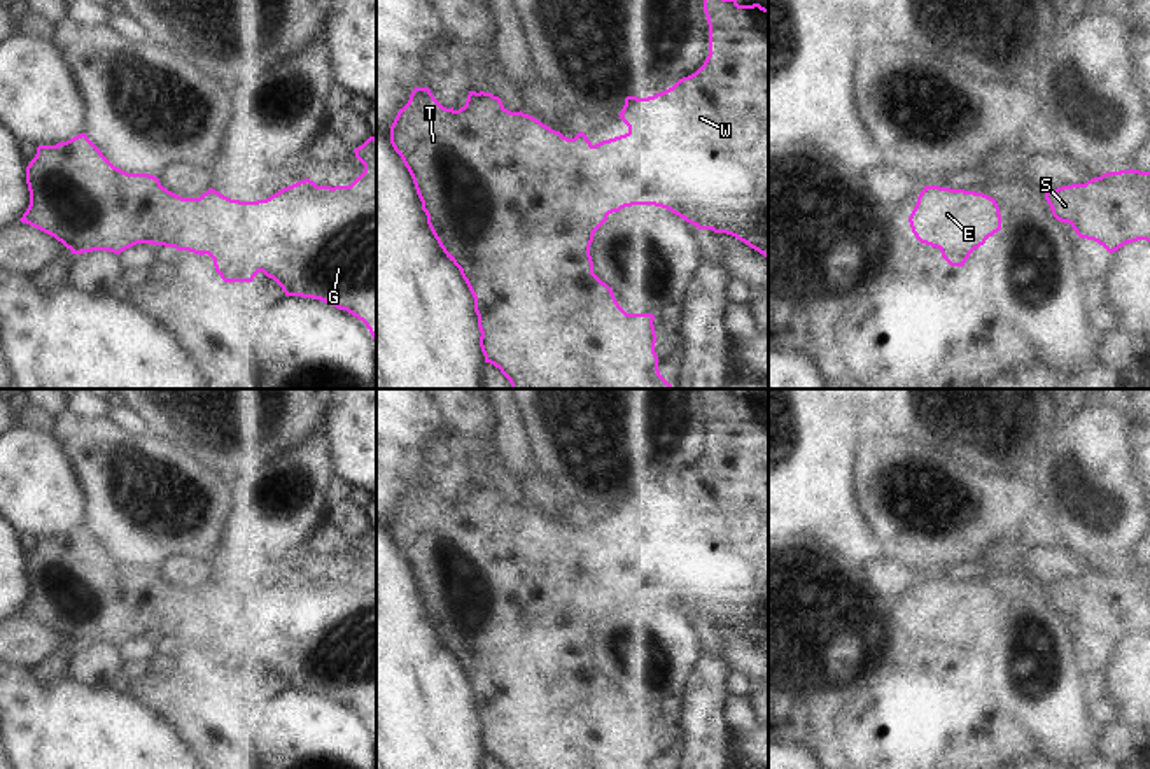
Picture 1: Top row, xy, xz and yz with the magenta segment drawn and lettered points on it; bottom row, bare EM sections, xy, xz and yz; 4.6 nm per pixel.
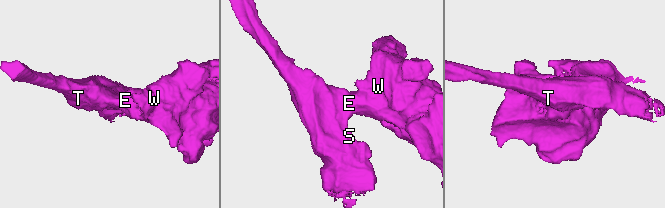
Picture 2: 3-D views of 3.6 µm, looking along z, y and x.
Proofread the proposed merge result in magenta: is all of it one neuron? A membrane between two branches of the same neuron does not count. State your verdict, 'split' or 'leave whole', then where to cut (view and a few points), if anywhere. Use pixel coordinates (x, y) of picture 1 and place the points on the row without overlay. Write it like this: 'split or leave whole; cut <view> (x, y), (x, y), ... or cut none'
leave whole; cut none

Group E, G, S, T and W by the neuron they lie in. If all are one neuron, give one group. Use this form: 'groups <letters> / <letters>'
groups E G S T W

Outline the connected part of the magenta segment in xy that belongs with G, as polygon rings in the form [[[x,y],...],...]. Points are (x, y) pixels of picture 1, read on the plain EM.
[[[81,526],[56,538],[39,538],[26,559],[30,597],[26,615],[61,634],[72,646],[109,643],[121,646],[137,636],[152,636],[208,646],[224,674],[252,674],[263,664],[285,688],[313,690],[347,702],[366,716],[376,736],[376,531],[369,529],[354,541],[364,564],[350,578],[317,578],[305,571],[280,582],[266,592],[240,594],[208,582],[200,590],[182,590],[149,566],[128,566],[114,559],[102,543]]]

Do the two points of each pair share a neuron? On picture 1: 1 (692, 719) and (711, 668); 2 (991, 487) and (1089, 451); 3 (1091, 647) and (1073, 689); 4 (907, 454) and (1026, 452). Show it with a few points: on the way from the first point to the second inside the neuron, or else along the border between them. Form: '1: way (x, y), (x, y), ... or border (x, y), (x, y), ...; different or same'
1: way (704, 706), (709, 680); same
2: border (1035, 472), (1047, 496); different
3: border (1079, 631), (1079, 663), (1093, 678); different
4: border (907, 438), (935, 447), (982, 473); different

